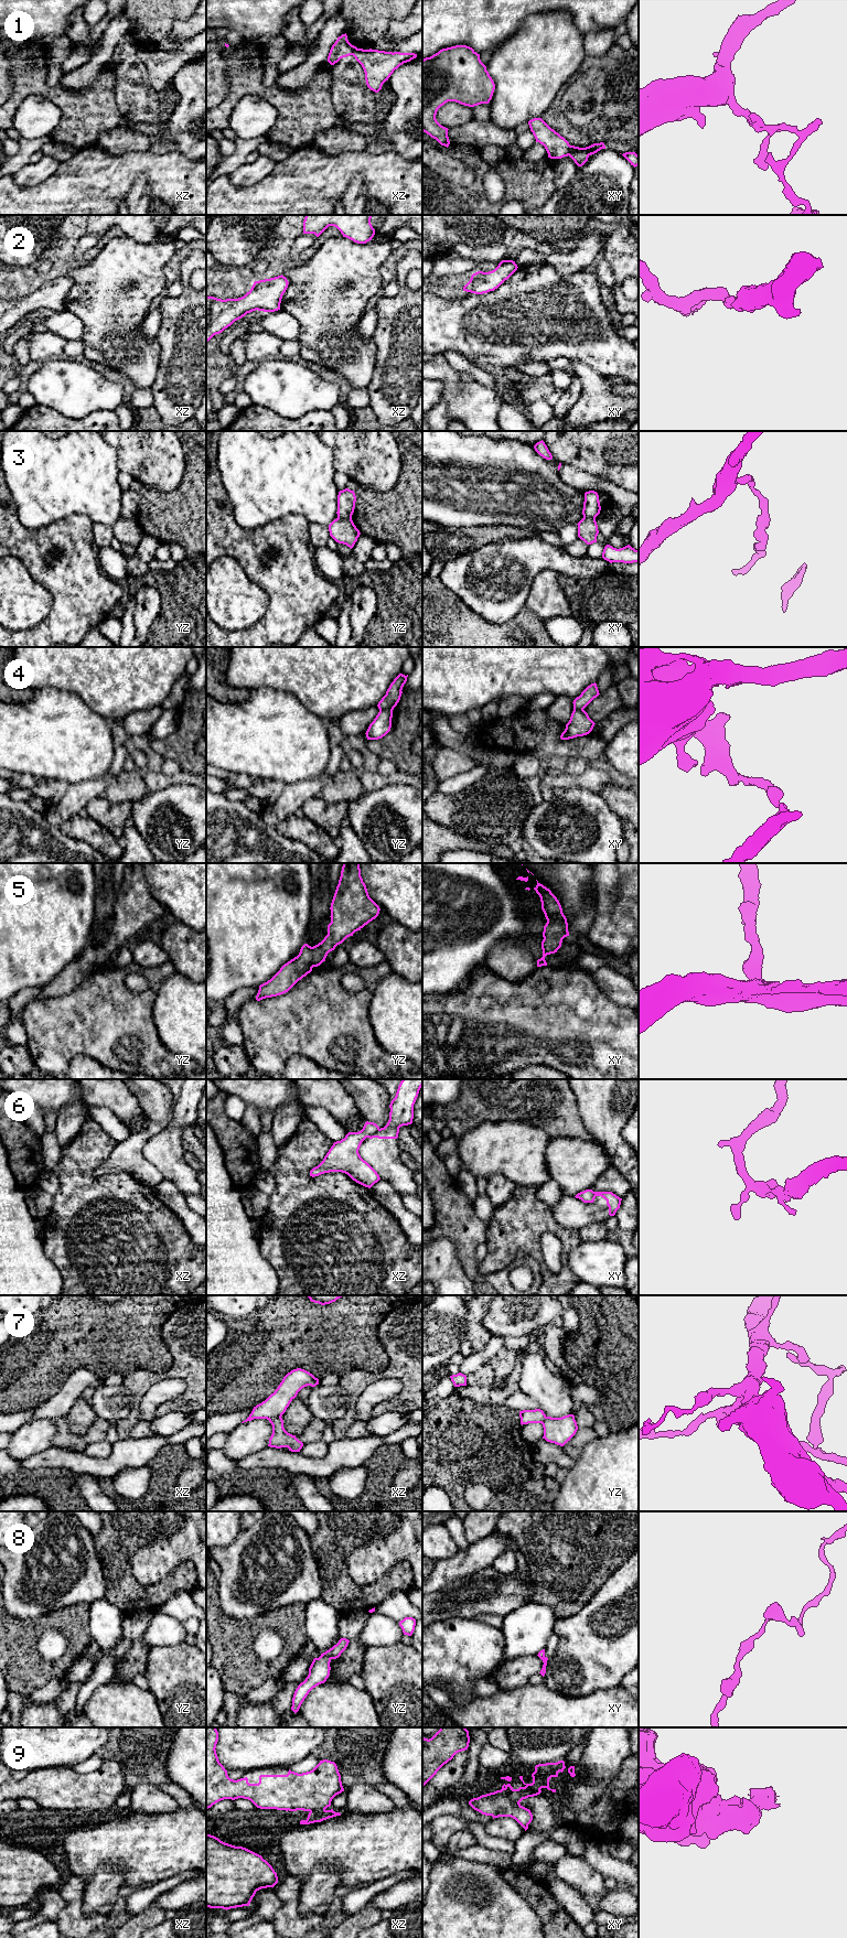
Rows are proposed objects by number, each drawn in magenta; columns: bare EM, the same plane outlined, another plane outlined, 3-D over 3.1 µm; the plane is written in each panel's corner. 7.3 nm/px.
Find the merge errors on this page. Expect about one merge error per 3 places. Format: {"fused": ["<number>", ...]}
{"fused": ["1", "3", "4", "6", "7", "8", "9"]}

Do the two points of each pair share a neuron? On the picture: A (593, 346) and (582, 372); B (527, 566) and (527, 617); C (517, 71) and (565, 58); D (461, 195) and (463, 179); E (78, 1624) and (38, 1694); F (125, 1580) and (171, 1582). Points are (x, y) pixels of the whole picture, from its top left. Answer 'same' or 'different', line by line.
A: different
B: different
C: same
D: different
E: different
F: same

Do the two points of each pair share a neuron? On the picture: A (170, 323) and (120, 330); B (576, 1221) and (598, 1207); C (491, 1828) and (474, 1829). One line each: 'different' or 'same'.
A: different
B: same
C: different

